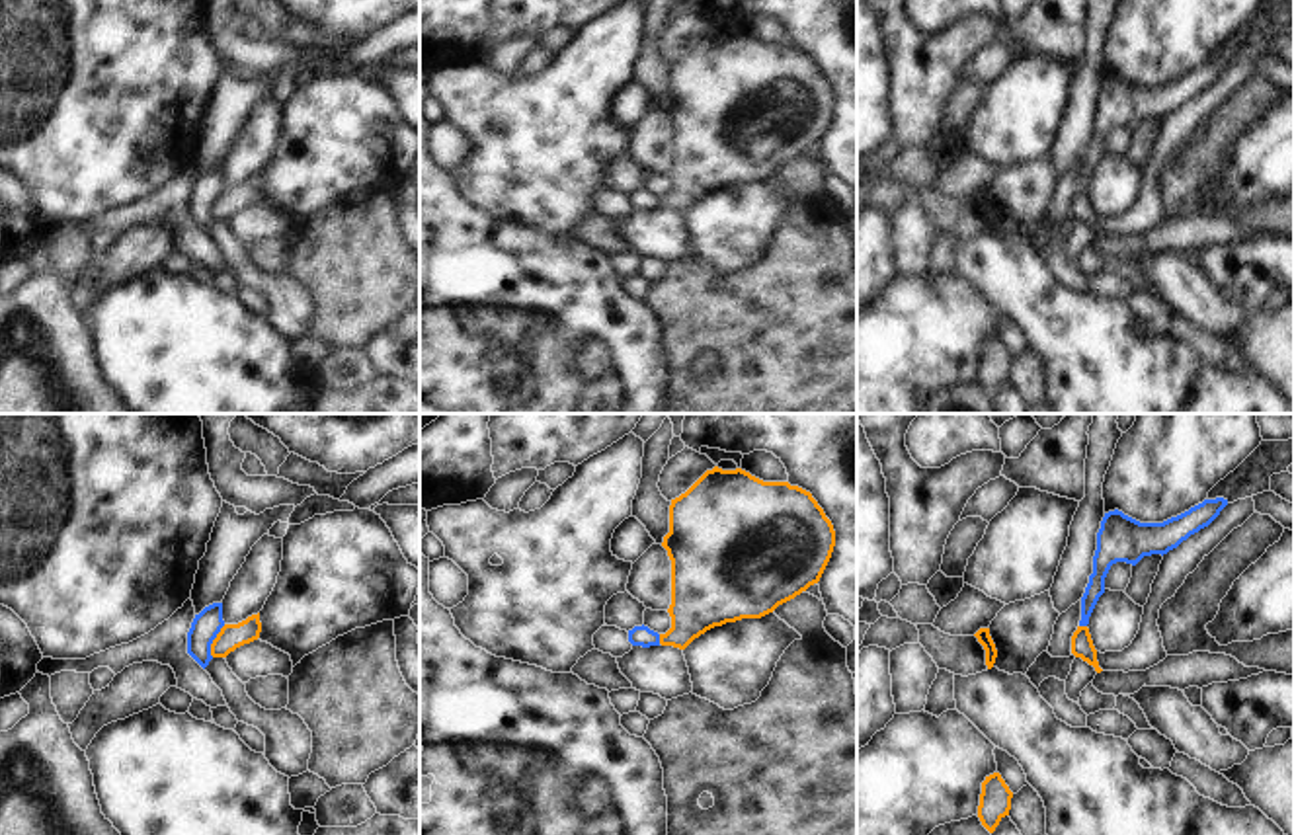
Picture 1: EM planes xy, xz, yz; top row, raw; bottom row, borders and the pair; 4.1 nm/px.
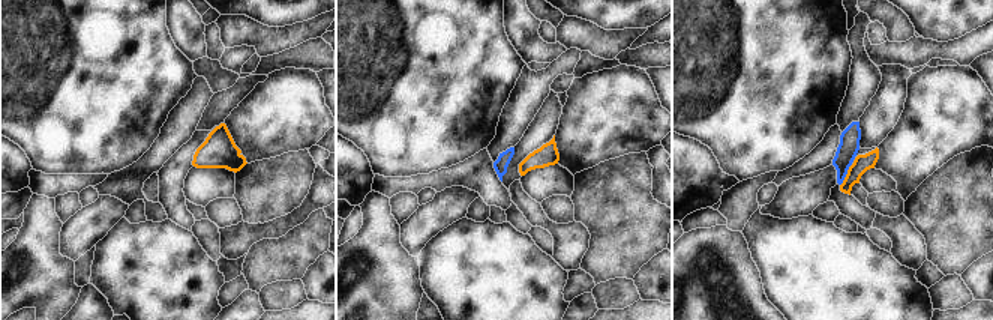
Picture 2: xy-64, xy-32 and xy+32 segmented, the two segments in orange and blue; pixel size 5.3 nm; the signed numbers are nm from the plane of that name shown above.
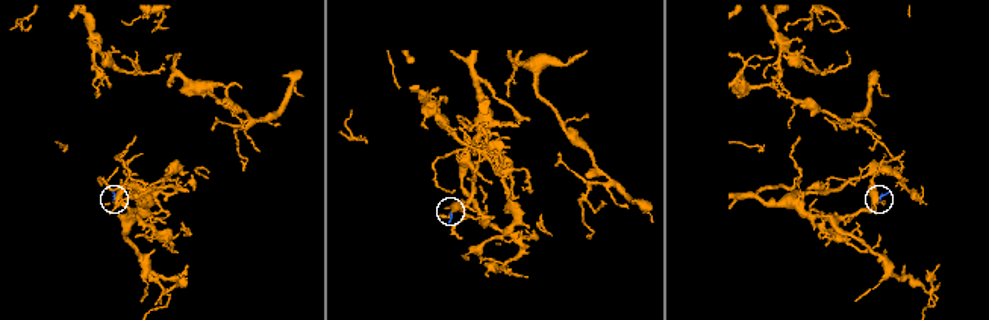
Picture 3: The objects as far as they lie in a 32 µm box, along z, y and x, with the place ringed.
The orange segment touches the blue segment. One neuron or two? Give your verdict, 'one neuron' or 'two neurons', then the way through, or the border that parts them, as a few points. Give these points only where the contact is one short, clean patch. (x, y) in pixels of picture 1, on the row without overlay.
two neurons; border along xy (225, 188), (211, 207), (211, 219)

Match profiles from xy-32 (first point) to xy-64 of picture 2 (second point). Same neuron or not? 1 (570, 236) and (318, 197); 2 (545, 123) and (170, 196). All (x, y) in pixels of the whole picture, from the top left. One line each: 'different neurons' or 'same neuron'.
1: same neuron
2: same neuron

